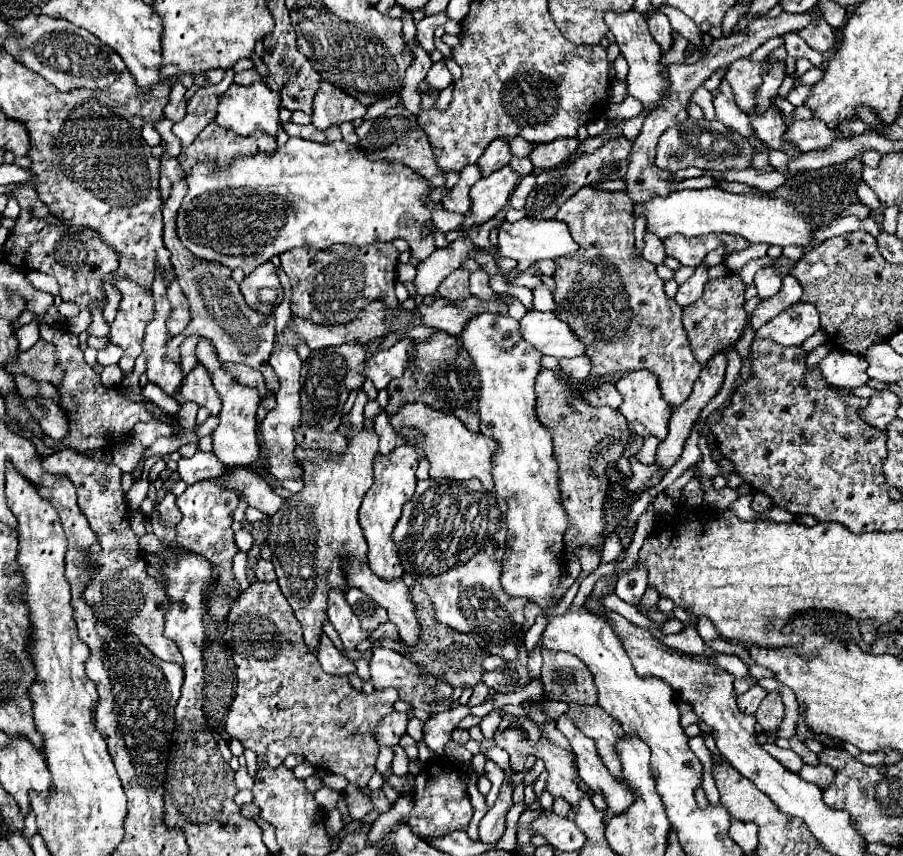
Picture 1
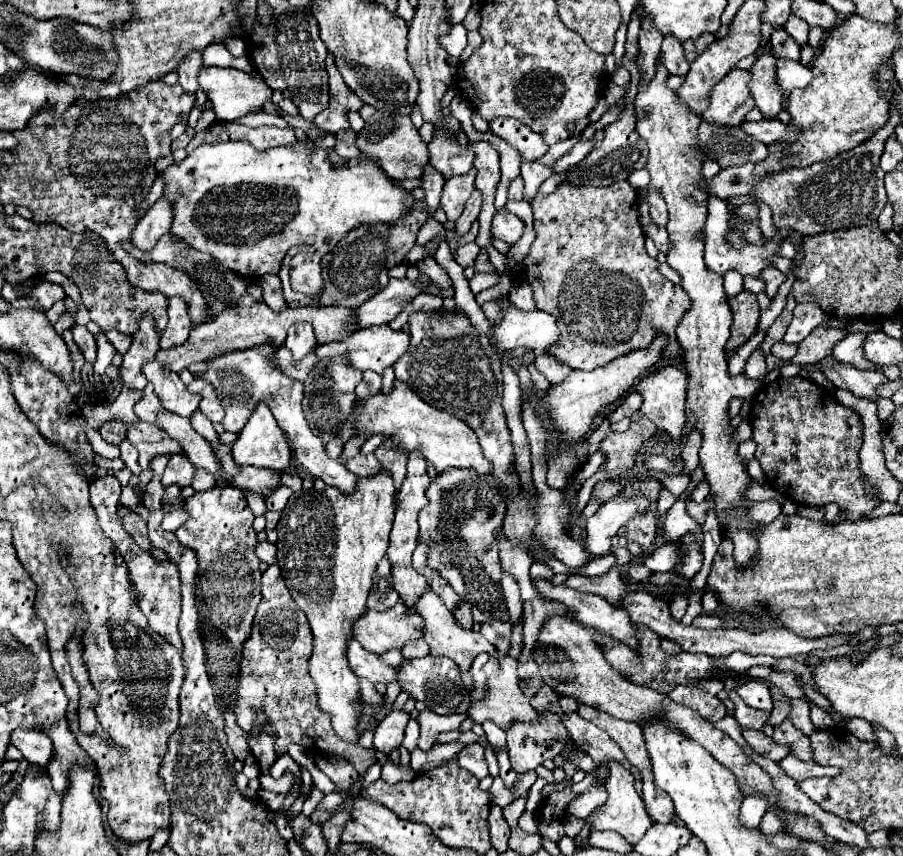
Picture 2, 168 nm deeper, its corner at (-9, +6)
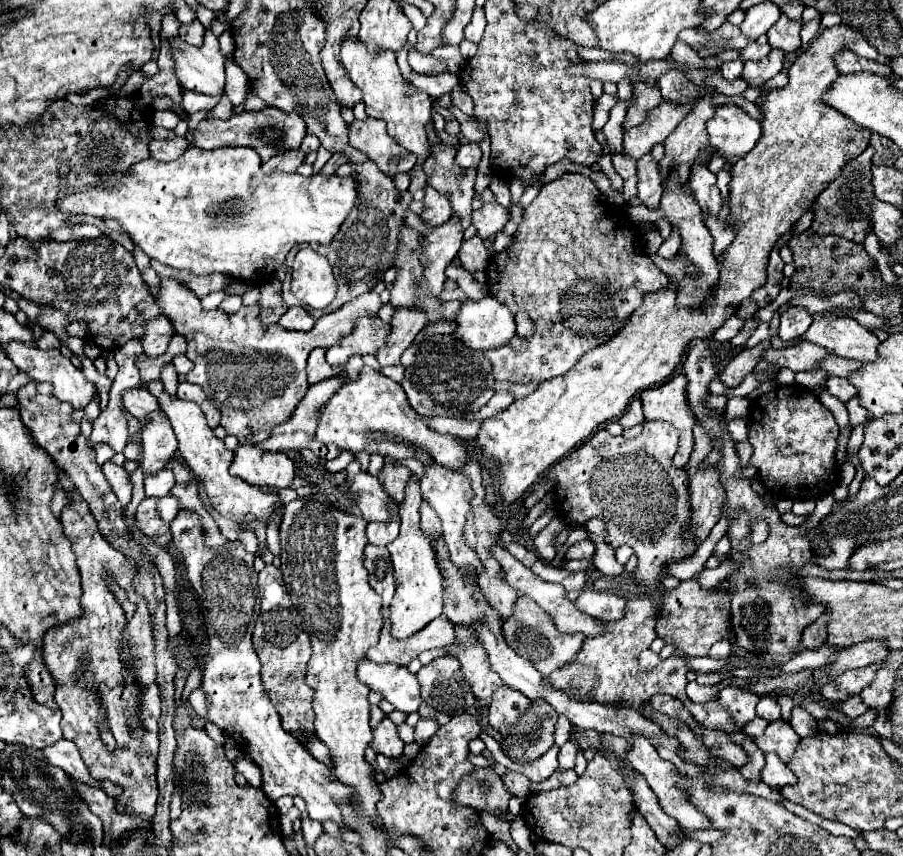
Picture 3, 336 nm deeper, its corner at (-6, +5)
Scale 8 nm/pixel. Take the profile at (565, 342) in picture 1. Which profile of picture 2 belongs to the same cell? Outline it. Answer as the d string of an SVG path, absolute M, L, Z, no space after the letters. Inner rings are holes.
M502 299L500 311L502 319L498 323L490 323L494 347L500 351L526 347L536 353L544 353L560 337L556 319L546 311L520 311L506 299Z

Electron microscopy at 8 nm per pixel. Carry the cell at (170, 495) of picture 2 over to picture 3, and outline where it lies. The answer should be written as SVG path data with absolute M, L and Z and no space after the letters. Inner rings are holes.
M145 498L139 508L137 508L137 526L139 530L153 538L159 544L167 544L171 540L171 530L169 530L169 522L165 522L159 512L157 512L157 498Z

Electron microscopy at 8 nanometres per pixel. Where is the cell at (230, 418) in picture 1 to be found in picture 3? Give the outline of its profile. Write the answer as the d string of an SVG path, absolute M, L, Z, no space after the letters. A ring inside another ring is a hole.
M249 436L235 448L231 474L249 484L267 484L279 490L287 488L293 482L295 466L287 454L261 450Z

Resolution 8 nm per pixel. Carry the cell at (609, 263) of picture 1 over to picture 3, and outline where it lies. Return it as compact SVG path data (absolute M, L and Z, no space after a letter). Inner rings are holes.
M565 174L555 182L543 184L537 198L525 208L523 222L511 248L495 254L487 266L487 288L493 298L505 302L513 312L523 308L535 322L531 342L513 338L509 346L485 352L493 362L493 376L507 382L549 380L567 374L583 354L609 342L641 306L645 294L657 292L669 284L669 278L643 252L637 226L631 226L625 212L615 212L597 200L597 184L583 174Z

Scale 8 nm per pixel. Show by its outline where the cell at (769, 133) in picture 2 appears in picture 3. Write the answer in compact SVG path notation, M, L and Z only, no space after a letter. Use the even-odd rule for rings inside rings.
M719 106L715 116L707 122L711 146L723 156L741 156L753 150L761 138L761 122L747 116L737 106Z

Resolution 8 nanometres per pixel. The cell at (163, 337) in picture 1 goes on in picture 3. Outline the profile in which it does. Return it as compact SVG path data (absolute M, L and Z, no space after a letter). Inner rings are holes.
M151 380L147 384L147 390L159 400L161 410L167 414L167 418L169 418L173 430L175 430L175 436L179 440L179 452L181 452L183 460L189 464L189 468L197 476L203 478L205 490L207 490L207 496L209 496L209 500L213 504L213 508L217 508L225 518L229 518L233 522L243 522L243 516L247 512L251 512L251 514L255 514L255 518L267 522L267 518L271 516L273 508L281 506L279 498L271 496L271 494L265 494L257 486L249 486L245 480L229 474L233 452L227 450L223 440L219 440L213 434L213 430L209 428L207 420L205 420L205 414L201 412L201 408L197 404L193 404L193 402L187 402L187 400L181 400L177 396L167 394L167 390L165 390L161 380Z

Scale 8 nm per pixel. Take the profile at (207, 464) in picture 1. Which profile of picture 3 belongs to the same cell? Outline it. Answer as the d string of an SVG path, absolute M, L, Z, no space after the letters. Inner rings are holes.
M163 468L157 474L151 474L145 478L145 494L147 496L155 496L161 498L165 494L169 494L169 490L175 486L175 476L171 470Z

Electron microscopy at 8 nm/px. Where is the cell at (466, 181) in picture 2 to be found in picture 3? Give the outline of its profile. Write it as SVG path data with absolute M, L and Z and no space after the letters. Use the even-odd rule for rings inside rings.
M433 186L425 188L423 202L425 202L425 212L421 214L421 220L429 226L441 226L453 216L449 196L443 192L437 192Z

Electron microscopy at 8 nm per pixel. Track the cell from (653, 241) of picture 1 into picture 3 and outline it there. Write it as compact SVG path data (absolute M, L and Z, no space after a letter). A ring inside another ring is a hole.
M643 156L637 162L637 176L639 176L639 182L637 182L639 200L647 208L657 208L659 200L661 200L661 194L663 194L657 162L653 162L651 156Z

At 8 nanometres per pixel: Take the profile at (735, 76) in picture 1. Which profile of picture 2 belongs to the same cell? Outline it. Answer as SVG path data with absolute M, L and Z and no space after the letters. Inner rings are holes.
M732 69L710 93L710 105L702 113L708 123L722 121L724 127L736 127L744 121L746 113L754 107L754 99L748 89L750 73L744 69Z

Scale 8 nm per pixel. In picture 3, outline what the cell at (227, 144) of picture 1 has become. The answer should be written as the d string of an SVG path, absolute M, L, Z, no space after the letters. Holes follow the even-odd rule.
M285 150L285 152L273 156L271 160L267 160L261 168L263 168L265 174L267 174L267 172L273 172L275 168L285 170L285 172L295 172L295 170L301 166L303 158L305 158L305 154L303 154L301 150Z

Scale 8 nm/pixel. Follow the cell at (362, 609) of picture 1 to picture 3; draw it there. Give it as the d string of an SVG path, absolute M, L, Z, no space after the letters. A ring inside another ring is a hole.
M367 544L365 568L369 570L369 582L371 582L373 590L383 598L383 608L389 608L389 602L395 594L395 578L393 578L389 550L383 546Z

